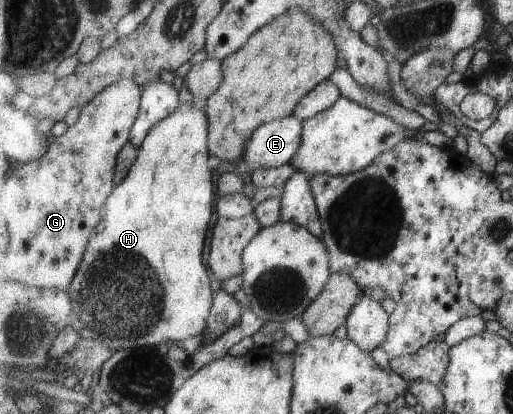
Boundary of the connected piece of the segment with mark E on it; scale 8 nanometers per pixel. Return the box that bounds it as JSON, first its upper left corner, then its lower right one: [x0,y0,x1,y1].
[244,115,304,172]

